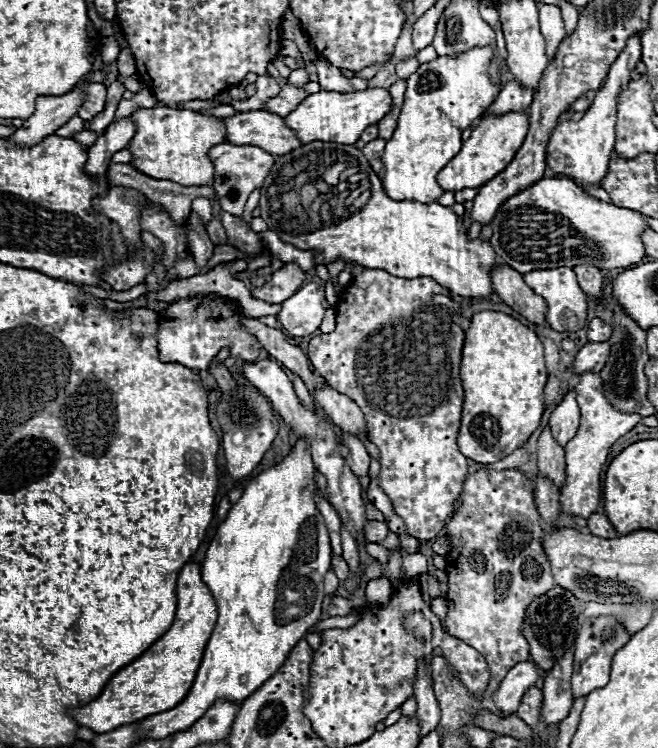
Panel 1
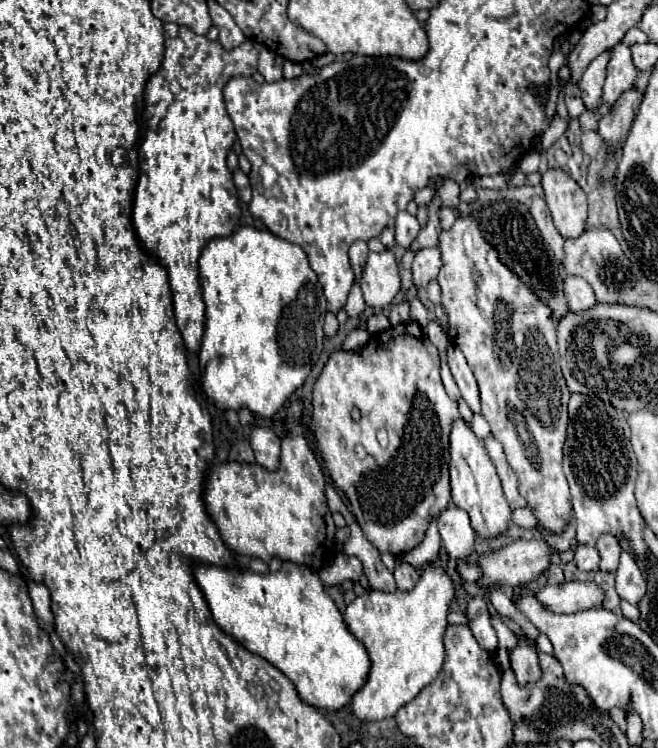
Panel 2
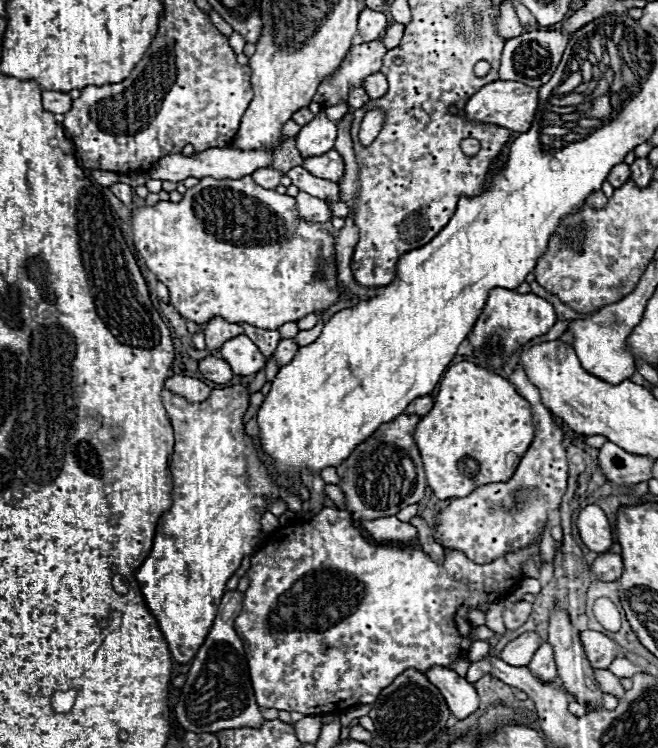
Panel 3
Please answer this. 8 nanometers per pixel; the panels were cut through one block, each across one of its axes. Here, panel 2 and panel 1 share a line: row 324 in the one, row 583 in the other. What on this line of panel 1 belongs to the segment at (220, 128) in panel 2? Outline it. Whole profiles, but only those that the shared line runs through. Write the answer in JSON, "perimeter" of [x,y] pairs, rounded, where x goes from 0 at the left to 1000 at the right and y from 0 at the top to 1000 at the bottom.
{"perimeter":[[[286,751],[277,759],[267,791],[271,816],[258,842],[243,856],[237,856],[216,877],[179,896],[149,933],[125,947],[103,949],[122,971],[137,973],[140,979],[170,979],[170,973],[182,973],[182,968],[204,968],[222,957],[261,949],[283,933],[304,893],[310,866],[322,850],[331,818],[322,794],[304,773],[304,757],[298,751]]]}

